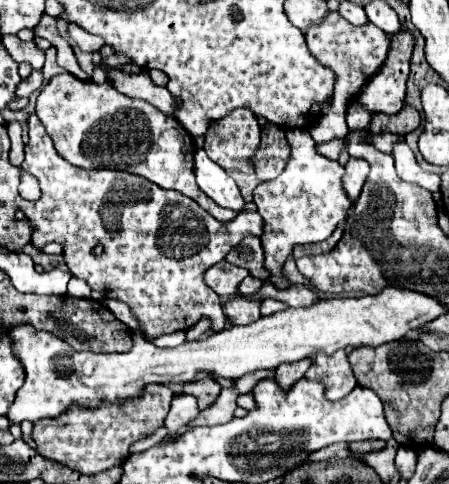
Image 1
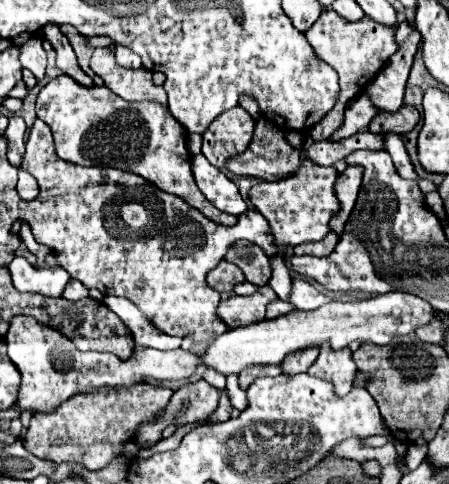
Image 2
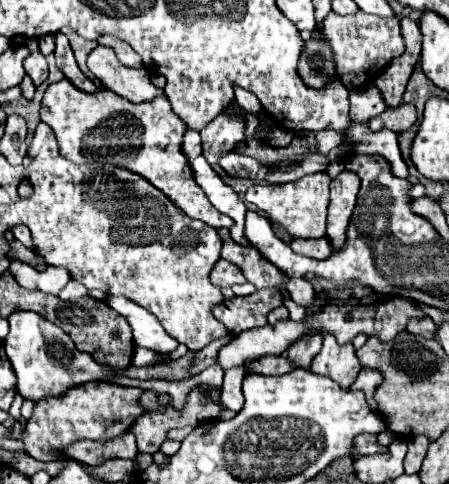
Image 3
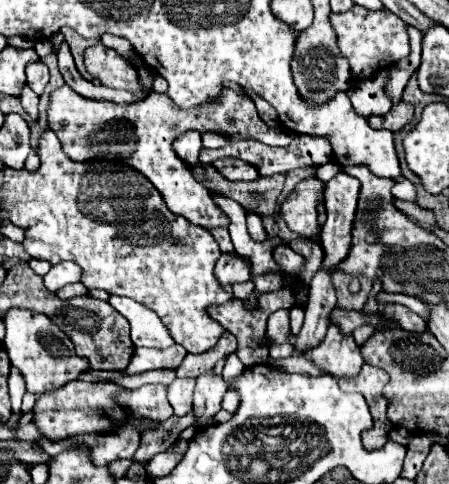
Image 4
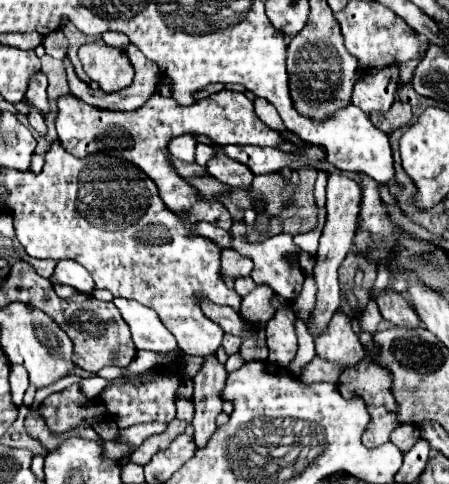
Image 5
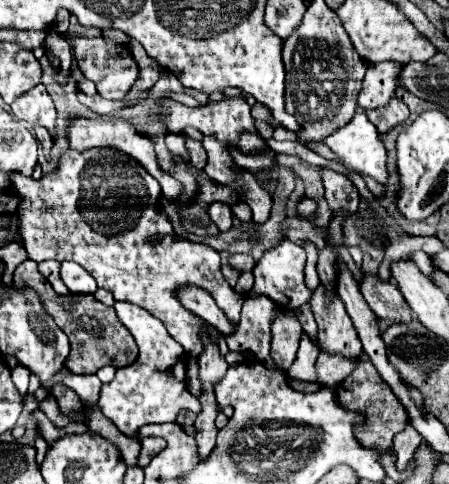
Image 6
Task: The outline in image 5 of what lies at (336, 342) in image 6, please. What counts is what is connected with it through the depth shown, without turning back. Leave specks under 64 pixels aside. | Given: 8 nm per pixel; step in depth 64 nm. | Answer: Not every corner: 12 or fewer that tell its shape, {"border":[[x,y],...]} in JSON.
{"border":[[338,308],[314,340],[318,358],[354,368],[366,356]]}

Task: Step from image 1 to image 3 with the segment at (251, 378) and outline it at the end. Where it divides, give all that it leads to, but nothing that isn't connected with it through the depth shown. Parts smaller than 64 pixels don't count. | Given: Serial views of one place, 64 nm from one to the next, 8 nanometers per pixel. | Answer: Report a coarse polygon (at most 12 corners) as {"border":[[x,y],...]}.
{"border":[[280,356],[280,360],[252,362],[248,374],[280,376],[292,370],[292,364]]}

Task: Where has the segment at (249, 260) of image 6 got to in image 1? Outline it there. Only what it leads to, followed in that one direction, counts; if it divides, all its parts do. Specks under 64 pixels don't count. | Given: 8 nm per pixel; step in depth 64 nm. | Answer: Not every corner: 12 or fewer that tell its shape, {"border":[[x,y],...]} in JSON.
{"border":[[226,260],[206,270],[218,296],[236,296],[246,268]]}

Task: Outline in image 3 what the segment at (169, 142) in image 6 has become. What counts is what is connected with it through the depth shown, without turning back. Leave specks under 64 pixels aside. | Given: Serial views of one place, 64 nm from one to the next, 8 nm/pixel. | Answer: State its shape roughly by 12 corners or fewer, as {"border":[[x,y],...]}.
{"border":[[186,132],[184,154],[188,160],[194,160],[202,154],[200,134]]}

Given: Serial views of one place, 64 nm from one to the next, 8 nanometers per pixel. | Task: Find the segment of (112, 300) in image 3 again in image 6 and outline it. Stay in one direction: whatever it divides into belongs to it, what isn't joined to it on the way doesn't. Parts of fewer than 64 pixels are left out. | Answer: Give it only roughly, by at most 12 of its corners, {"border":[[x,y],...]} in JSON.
{"border":[[114,302],[138,362],[102,384],[98,406],[126,436],[200,402],[186,354],[144,308]]}

